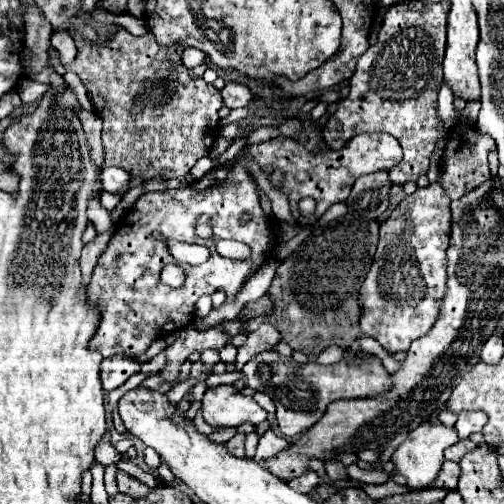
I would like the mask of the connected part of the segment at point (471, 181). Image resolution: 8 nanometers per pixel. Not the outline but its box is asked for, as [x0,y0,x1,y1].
[440,124,494,200]

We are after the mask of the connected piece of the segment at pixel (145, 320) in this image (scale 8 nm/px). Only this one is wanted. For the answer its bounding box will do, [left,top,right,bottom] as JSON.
[88,162,278,358]

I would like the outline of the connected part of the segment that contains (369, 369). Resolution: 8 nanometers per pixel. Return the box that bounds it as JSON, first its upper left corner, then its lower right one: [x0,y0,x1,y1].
[242,358,392,436]

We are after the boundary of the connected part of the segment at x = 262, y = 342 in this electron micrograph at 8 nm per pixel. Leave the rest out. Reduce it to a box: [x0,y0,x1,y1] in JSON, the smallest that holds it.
[236,324,282,366]

